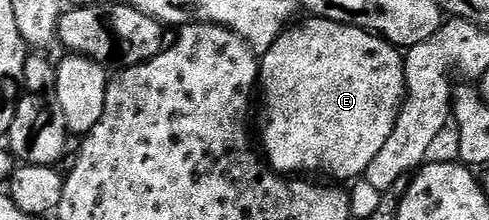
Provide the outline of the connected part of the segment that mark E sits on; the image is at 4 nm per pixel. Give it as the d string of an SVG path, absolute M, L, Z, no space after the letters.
M308 19L305 25L293 24L285 29L284 34L270 48L263 50L260 63L259 88L264 93L264 130L258 133L262 142L262 153L269 165L281 175L316 175L312 173L324 172L328 179L335 179L337 182L355 182L363 178L364 173L374 163L378 151L390 139L390 131L394 131L394 123L400 114L400 108L404 106L406 90L404 88L404 59L405 54L383 37L378 37L367 29L359 29L356 25L343 25L337 21L326 21L323 19Z

